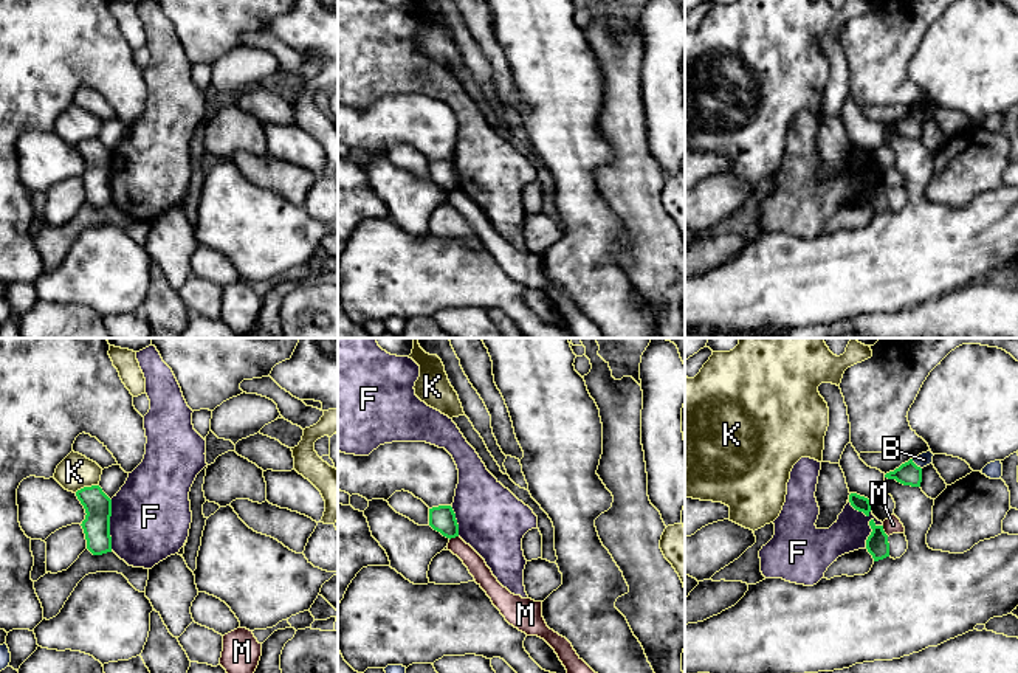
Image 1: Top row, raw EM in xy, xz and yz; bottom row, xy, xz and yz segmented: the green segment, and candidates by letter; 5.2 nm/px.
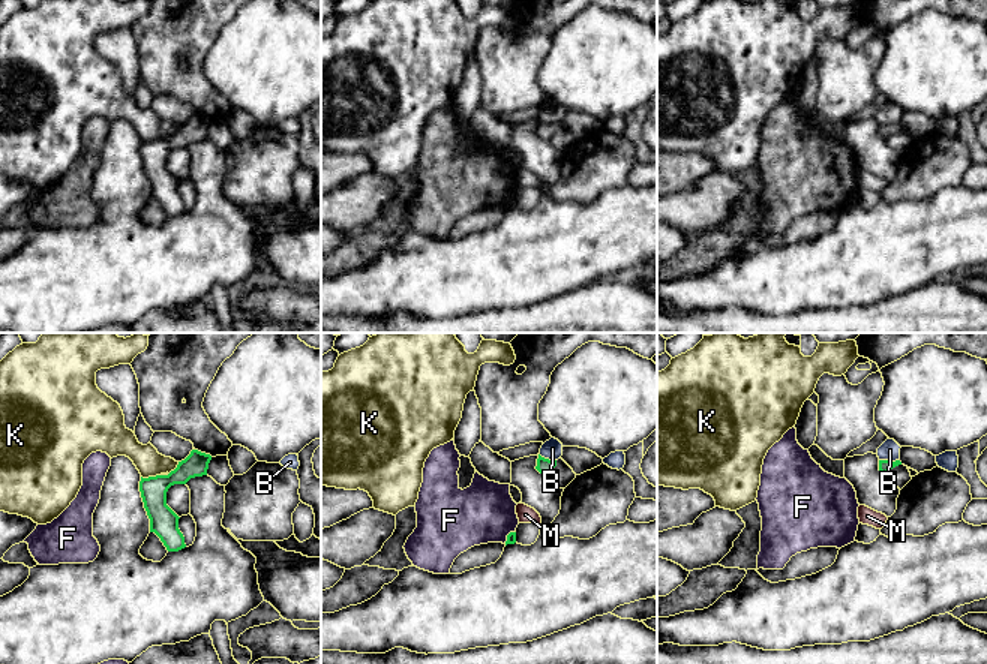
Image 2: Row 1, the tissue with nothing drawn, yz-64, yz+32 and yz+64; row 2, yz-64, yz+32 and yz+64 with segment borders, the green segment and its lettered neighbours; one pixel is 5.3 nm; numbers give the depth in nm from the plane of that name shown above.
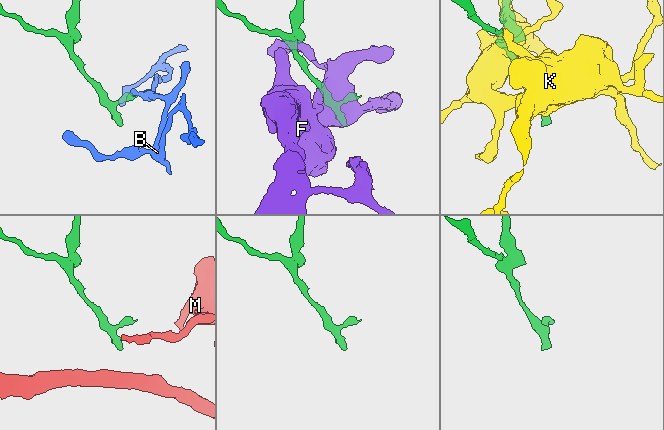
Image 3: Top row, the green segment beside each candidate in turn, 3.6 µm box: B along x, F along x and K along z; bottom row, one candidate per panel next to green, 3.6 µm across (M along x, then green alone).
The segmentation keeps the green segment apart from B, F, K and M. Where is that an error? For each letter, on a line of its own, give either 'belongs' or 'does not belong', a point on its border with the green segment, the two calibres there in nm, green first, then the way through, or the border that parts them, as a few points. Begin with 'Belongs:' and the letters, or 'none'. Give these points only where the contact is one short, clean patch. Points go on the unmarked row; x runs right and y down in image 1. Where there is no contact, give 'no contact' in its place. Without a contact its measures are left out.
Belongs: none
B: does not belong; contact yz (914, 117); calibres 120 and 70 nm; border yz (911, 112), (921, 121)
F: does not belong; contact xy (109, 177); calibres 140 and 420 nm
K: does not belong; contact xy (85, 140); calibres 140 and 180 nm
M: does not belong; contact yz (883, 183); calibres 120 and 90 nm

